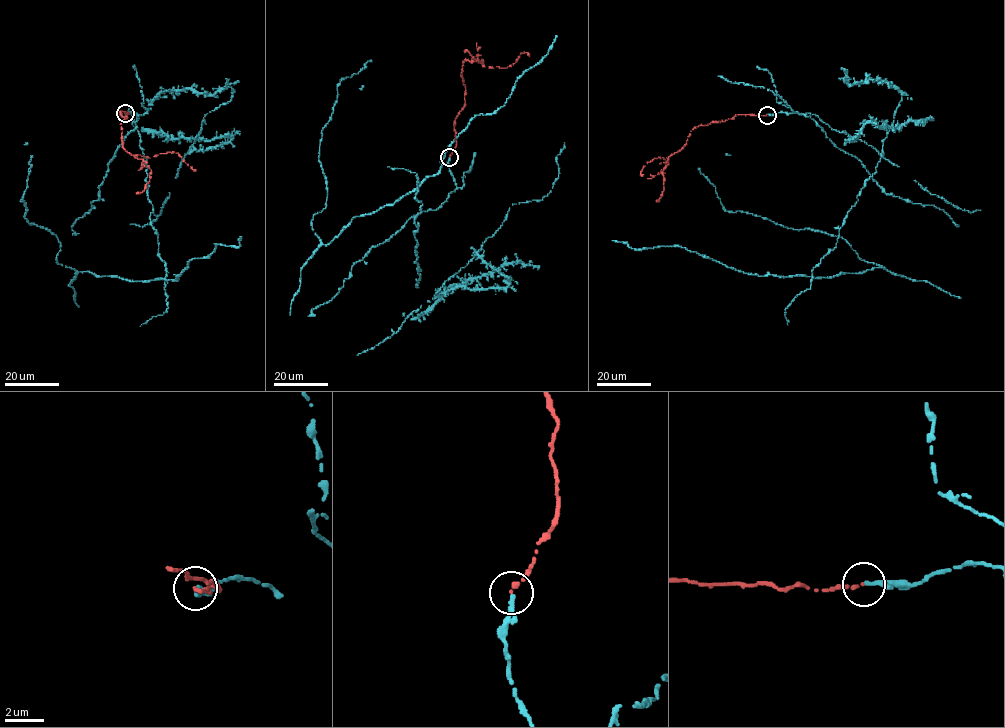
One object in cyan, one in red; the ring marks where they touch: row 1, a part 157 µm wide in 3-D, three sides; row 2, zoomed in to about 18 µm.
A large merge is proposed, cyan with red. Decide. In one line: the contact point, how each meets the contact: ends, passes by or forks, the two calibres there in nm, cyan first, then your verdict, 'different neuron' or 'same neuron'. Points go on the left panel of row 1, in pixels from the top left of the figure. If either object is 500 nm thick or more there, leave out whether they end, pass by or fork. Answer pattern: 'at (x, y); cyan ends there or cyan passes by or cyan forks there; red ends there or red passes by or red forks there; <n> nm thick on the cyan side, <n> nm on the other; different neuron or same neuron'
at (125, 113); cyan ends there; red ends there; 280 nm thick on the cyan side, 200 nm on the other; same neuron

